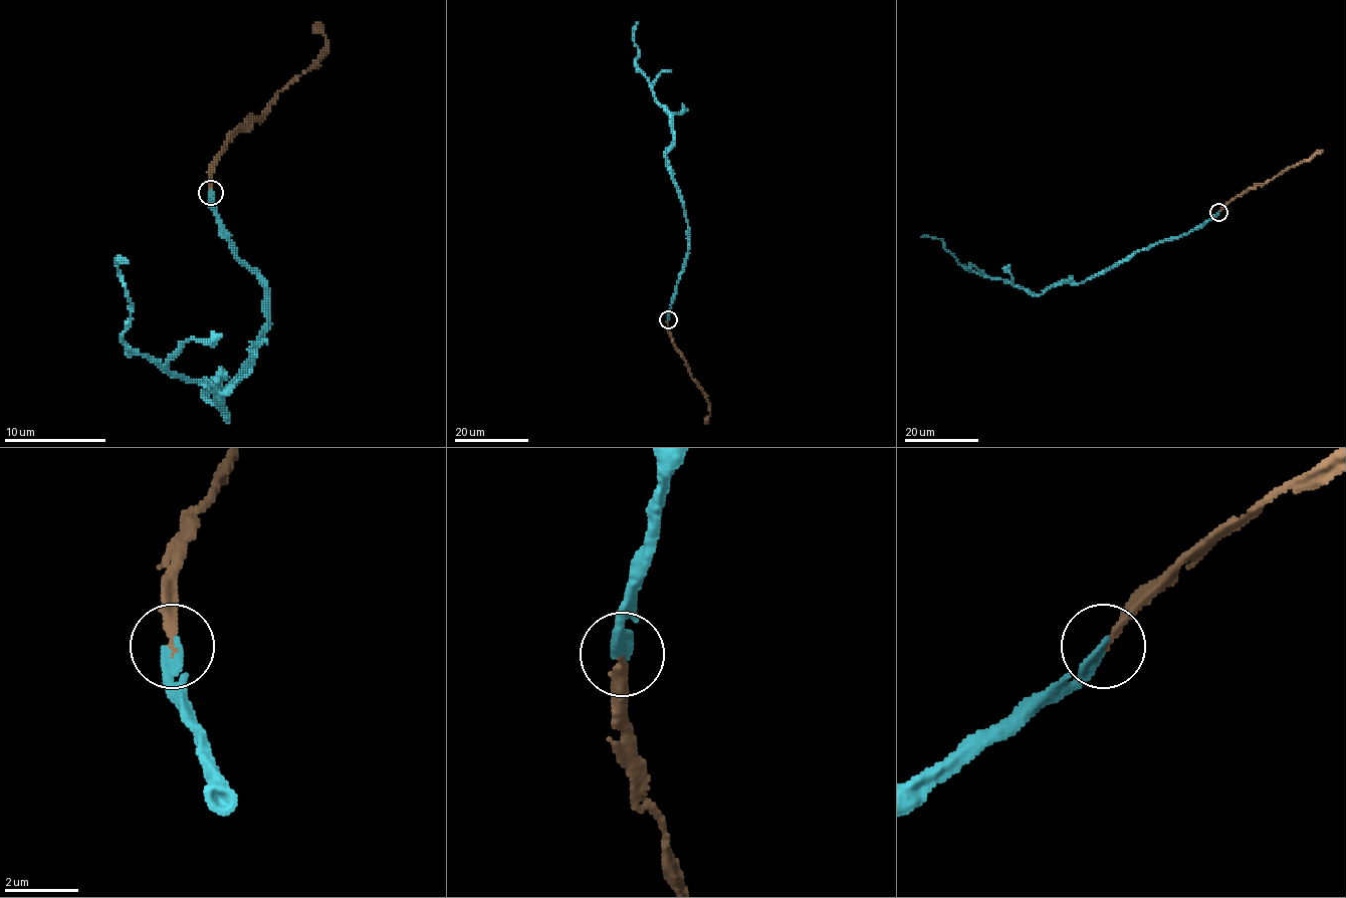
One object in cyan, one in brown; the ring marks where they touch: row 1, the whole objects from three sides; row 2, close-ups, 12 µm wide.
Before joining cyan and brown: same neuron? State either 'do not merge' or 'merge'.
merge

